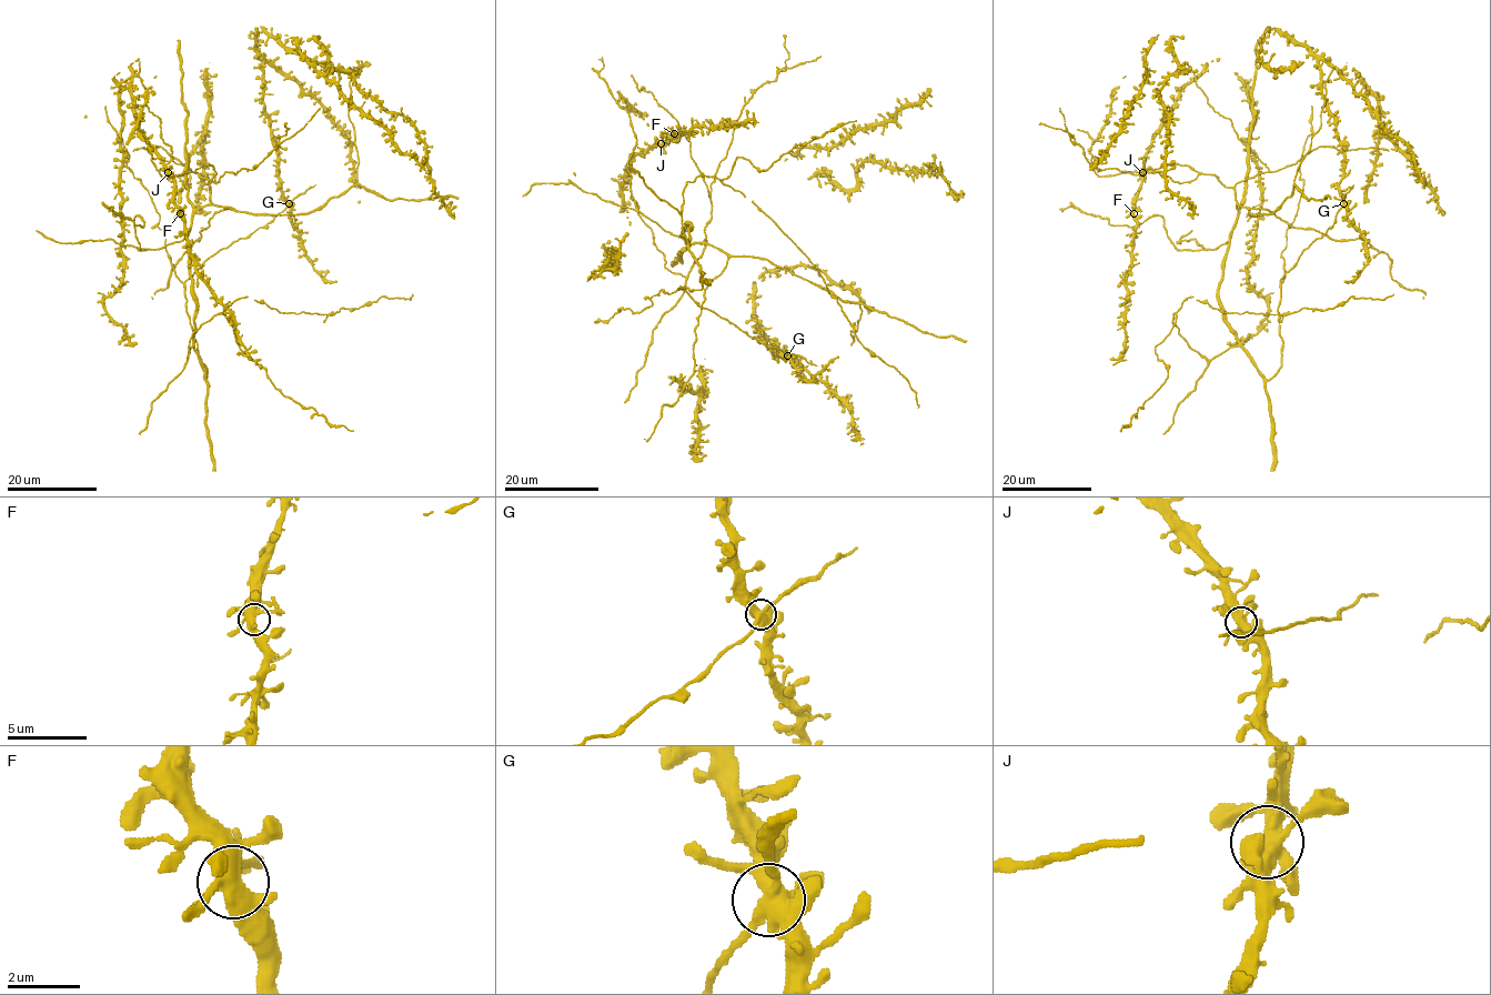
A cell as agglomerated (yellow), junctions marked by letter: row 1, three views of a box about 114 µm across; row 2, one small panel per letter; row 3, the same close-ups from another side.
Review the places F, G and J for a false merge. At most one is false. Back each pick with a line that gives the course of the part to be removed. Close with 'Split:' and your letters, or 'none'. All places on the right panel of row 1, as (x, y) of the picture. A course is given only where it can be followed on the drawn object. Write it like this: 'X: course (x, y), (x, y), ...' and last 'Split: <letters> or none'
Split: none

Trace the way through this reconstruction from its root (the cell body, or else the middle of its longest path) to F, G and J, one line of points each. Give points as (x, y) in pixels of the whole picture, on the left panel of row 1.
F: (207, 374), (187, 235), (209, 181), (171, 159), (137, 76), (138, 131), (180, 213)
G: (207, 374), (187, 312), (184, 282), (208, 259), (264, 228), (289, 203)
J: (207, 374), (194, 348), (187, 235), (209, 202), (209, 181), (171, 159), (137, 76), (138, 131), (168, 172)

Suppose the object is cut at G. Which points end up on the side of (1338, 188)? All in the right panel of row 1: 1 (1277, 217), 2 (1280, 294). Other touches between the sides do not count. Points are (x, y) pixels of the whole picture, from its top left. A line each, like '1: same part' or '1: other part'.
1: same part
2: other part

